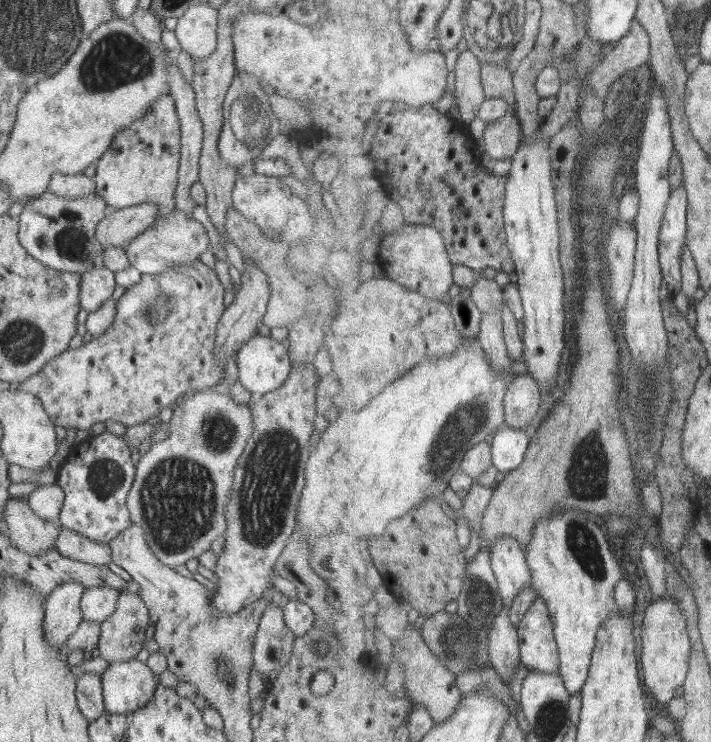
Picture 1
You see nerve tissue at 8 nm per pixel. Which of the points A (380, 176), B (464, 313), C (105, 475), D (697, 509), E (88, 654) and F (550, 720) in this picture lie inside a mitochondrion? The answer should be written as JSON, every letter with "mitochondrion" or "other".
{"A":"other","B":"other","C":"mitochondrion","D":"other","E":"other","F":"mitochondrion"}

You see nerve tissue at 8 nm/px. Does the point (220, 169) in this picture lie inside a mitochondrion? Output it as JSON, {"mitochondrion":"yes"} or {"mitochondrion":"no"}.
{"mitochondrion":"no"}

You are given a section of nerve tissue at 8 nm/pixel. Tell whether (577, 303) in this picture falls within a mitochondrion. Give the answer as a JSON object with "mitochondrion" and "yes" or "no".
{"mitochondrion":"no"}

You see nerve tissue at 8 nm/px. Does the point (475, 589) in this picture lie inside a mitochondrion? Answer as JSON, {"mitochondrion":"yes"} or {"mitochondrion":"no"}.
{"mitochondrion":"no"}

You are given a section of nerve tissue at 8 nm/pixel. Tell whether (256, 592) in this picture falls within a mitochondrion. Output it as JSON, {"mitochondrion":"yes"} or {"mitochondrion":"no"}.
{"mitochondrion":"no"}

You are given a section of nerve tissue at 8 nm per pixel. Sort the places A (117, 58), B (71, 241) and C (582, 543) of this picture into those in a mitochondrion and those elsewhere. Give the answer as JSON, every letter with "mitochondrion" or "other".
{"A":"mitochondrion","B":"mitochondrion","C":"mitochondrion"}

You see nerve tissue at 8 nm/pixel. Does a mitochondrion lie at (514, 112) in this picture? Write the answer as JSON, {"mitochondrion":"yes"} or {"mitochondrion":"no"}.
{"mitochondrion":"no"}

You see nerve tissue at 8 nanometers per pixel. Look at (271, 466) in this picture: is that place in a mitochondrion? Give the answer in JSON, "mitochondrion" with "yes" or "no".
{"mitochondrion":"yes"}

